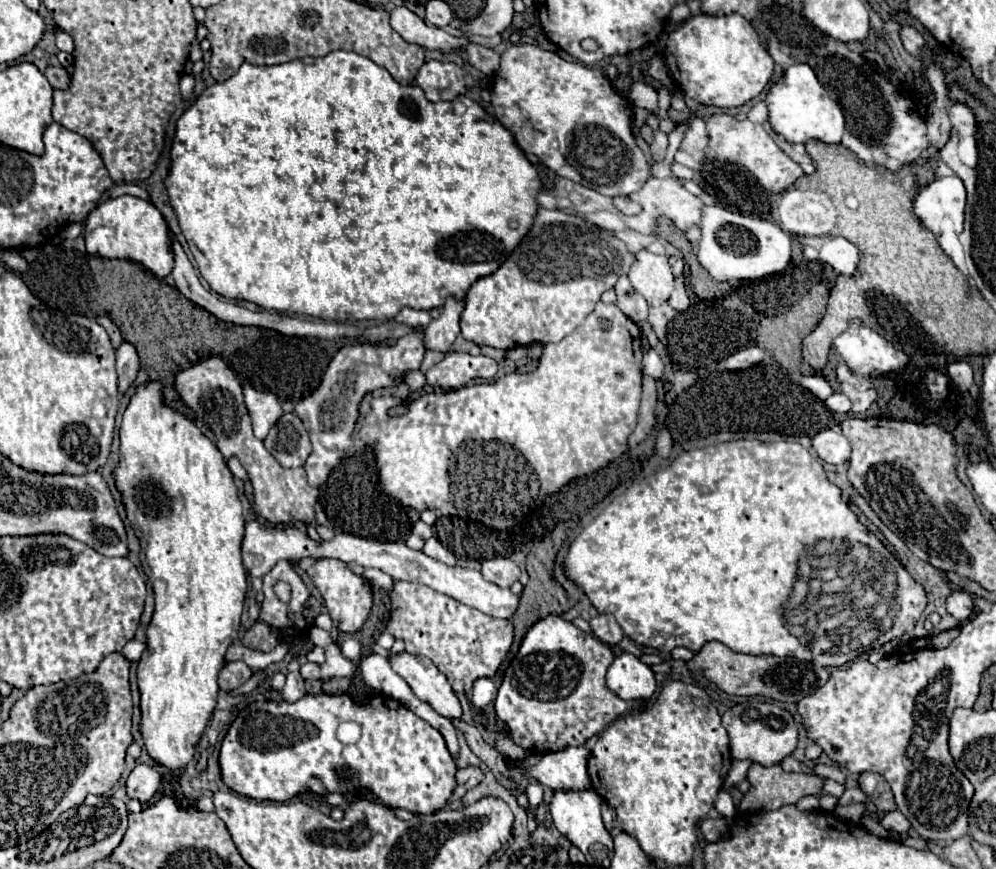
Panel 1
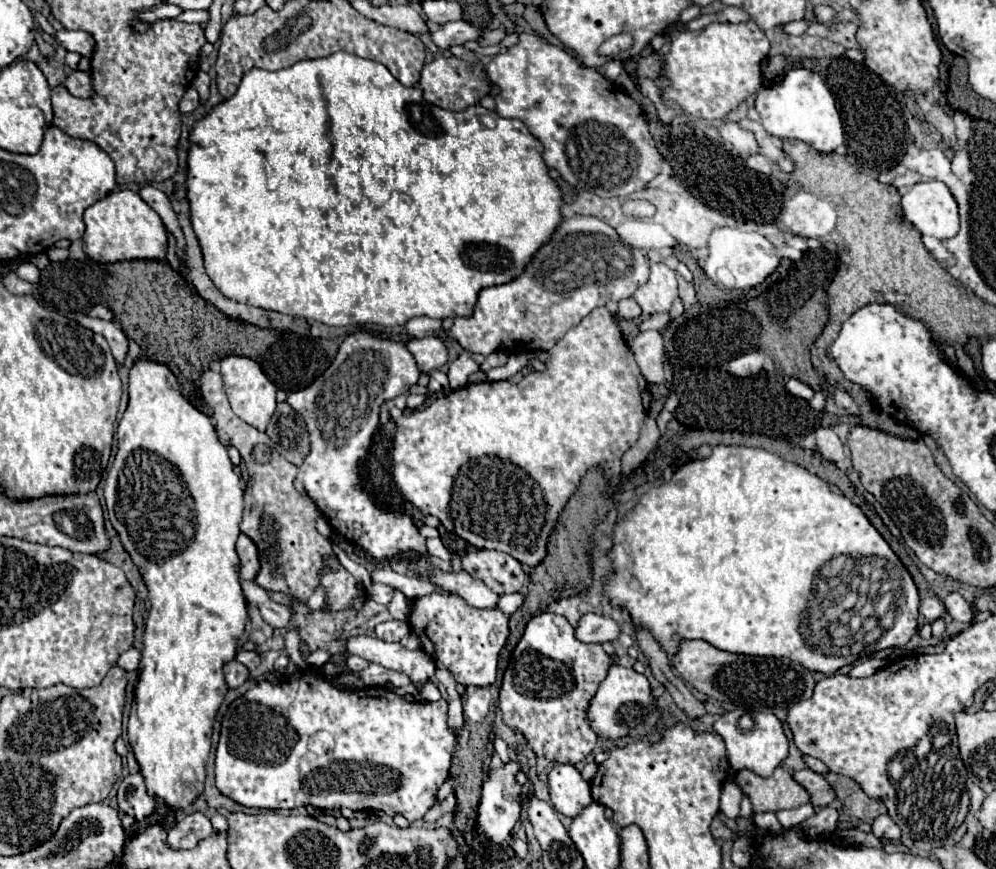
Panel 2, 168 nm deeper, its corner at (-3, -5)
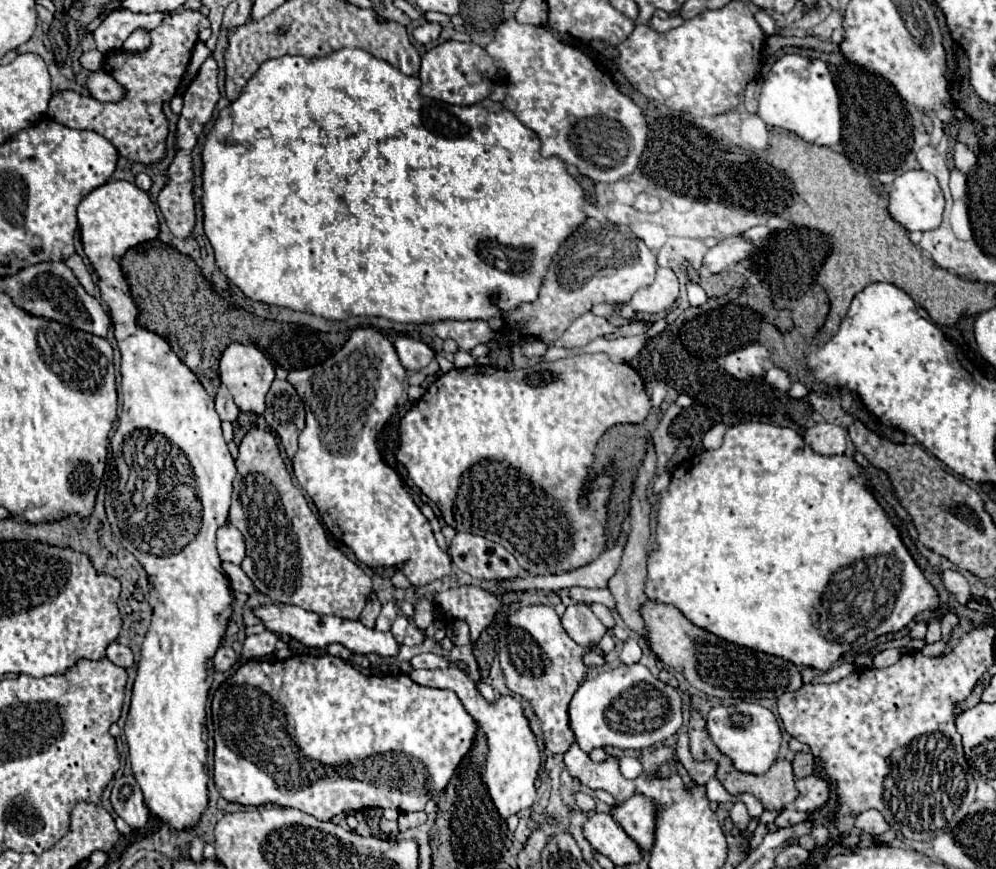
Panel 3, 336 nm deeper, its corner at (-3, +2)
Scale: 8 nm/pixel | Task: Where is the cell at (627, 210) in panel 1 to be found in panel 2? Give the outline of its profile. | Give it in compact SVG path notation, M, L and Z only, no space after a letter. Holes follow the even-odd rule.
M625 200L623 212L627 216L635 216L635 218L649 218L655 214L655 206L649 204L647 200Z

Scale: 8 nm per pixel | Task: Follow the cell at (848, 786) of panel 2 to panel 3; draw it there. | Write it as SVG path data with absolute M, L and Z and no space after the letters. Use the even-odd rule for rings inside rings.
M795 753L791 765L793 765L795 777L807 777L807 775L815 773L815 763L813 763L811 753Z

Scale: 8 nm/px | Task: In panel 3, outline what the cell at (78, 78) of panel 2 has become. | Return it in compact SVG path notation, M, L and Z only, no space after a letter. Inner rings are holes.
M97 71L91 73L87 79L87 89L97 101L121 101L125 95L125 87L121 87L107 71Z

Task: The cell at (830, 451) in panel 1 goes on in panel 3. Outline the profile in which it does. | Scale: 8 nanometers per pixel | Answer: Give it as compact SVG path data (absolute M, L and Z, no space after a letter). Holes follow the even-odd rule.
M817 423L805 429L803 441L819 455L843 455L847 445L845 431L831 423Z

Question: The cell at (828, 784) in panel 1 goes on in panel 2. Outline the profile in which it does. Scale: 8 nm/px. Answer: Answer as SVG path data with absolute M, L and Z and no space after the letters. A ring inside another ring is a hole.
M809 768L793 772L793 778L811 794L811 804L815 808L825 808L825 806L829 806L837 798L837 794L831 788L831 784L823 776L815 774Z

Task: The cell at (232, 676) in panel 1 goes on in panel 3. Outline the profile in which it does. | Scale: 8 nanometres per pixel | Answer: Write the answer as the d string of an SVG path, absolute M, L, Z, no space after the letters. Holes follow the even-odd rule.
M219 647L213 657L213 669L215 671L229 671L237 663L237 655L231 647Z

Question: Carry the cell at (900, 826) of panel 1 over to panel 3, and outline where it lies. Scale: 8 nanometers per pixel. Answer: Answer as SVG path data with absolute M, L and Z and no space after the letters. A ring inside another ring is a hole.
M873 809L863 811L861 815L857 815L855 827L865 831L865 833L869 833L869 835L881 835L881 833L885 833L889 829L889 825L885 823L883 815L879 811L873 811Z

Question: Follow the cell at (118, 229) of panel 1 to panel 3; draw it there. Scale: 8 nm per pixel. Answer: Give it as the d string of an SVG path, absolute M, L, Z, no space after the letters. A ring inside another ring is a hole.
M107 181L105 185L97 187L95 191L91 191L77 207L77 221L79 221L79 231L81 231L81 243L83 243L83 251L91 263L91 267L95 269L99 281L99 291L101 291L101 299L107 303L109 307L109 315L111 315L111 325L113 325L113 333L117 339L117 347L121 351L121 391L123 391L123 409L119 415L119 427L117 427L117 437L121 439L113 439L113 461L109 461L107 465L107 479L105 479L105 487L107 487L107 495L105 495L105 509L107 509L107 517L111 523L111 529L115 533L115 537L121 541L121 545L133 553L139 563L145 567L147 575L149 575L149 585L151 585L151 607L153 607L153 621L151 627L145 635L143 647L141 647L141 659L137 663L137 679L133 685L133 697L131 697L131 707L129 707L129 717L125 723L125 735L127 735L127 743L129 743L129 761L131 761L131 771L143 791L143 801L145 807L149 809L151 815L159 817L163 823L169 825L171 831L183 831L183 829L193 829L199 825L201 815L207 809L209 797L207 797L207 769L205 769L205 761L207 761L207 731L205 731L205 705L207 705L207 695L209 695L209 687L213 681L213 655L217 651L217 647L221 645L221 639L225 635L229 617L233 613L231 603L233 603L233 595L229 589L229 581L227 575L221 569L221 559L217 555L215 549L215 533L221 525L227 523L227 515L229 515L229 503L231 503L231 493L233 493L233 477L237 475L233 457L227 449L227 443L221 435L221 421L219 415L215 413L213 407L213 399L209 397L209 393L205 391L205 387L201 385L201 381L197 379L197 375L173 353L173 349L169 347L169 343L159 337L157 333L151 333L143 327L137 325L137 305L133 301L131 289L127 284L119 267L121 257L125 255L125 251L133 246L149 241L149 239L157 239L159 235L159 221L157 221L157 213L155 207L151 203L151 199L147 197L147 193L143 189L139 189L137 185L129 183L129 181ZM131 437L143 437L143 439L131 439ZM177 449L181 449L185 455L177 455ZM189 465L189 469L187 469Z

